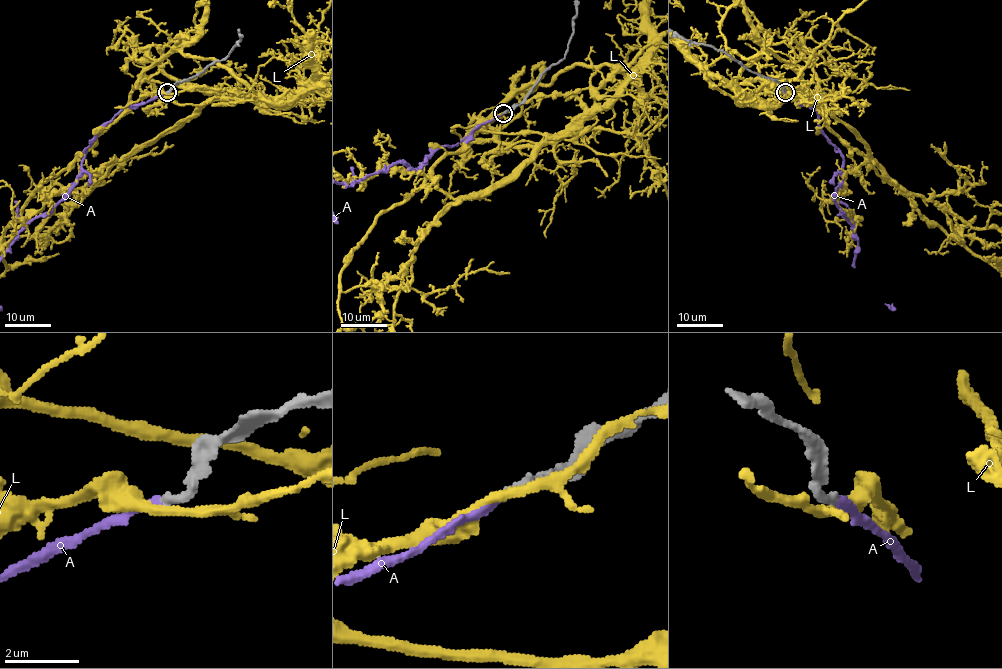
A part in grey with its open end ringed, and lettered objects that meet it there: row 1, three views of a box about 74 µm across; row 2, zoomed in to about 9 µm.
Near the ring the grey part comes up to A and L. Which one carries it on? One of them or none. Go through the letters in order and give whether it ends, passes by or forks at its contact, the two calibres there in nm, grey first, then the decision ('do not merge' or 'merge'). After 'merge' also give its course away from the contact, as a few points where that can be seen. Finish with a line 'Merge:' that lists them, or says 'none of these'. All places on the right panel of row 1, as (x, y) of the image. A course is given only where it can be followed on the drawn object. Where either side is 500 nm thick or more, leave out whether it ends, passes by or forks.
A: it ends | 240/200 nm | merge
L: it passes by | 260/240 nm | do not merge
Merge: A

